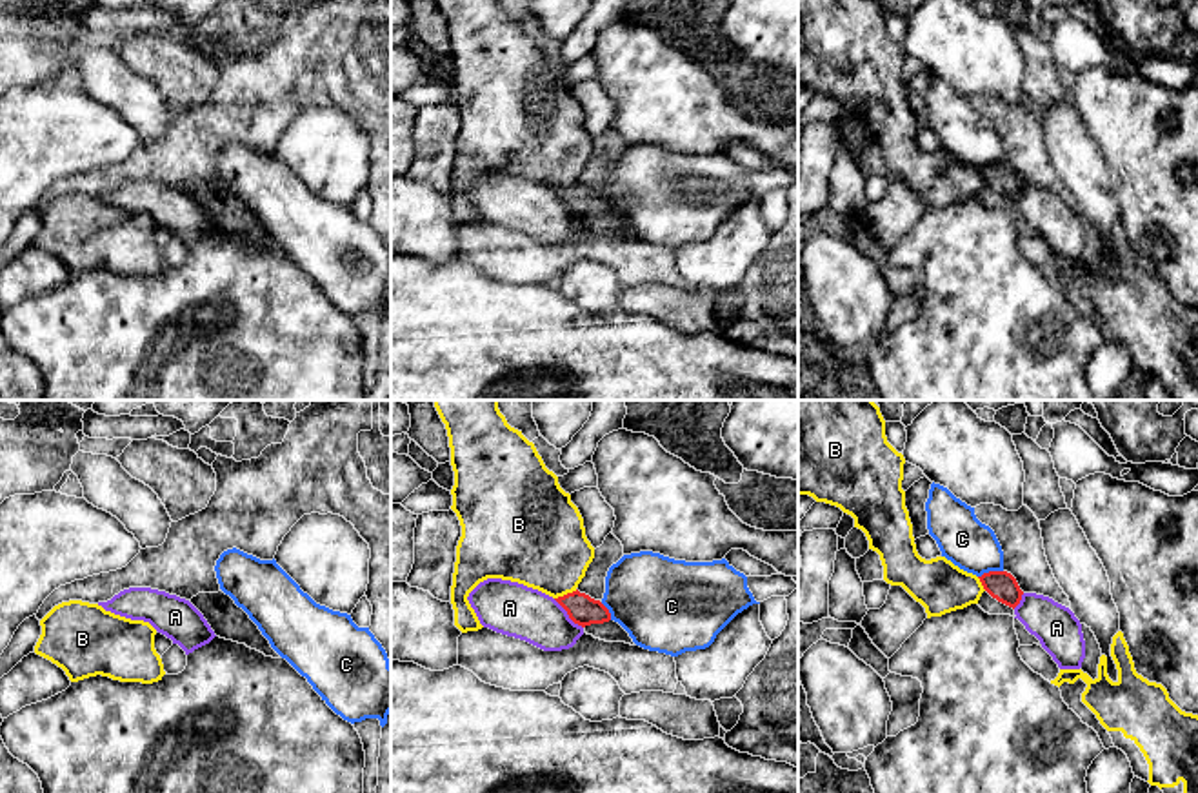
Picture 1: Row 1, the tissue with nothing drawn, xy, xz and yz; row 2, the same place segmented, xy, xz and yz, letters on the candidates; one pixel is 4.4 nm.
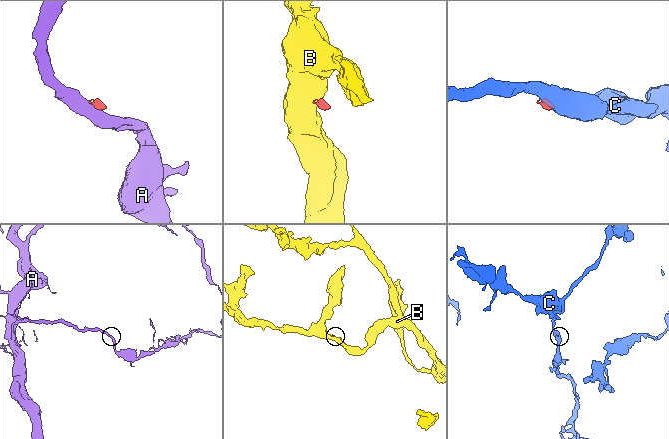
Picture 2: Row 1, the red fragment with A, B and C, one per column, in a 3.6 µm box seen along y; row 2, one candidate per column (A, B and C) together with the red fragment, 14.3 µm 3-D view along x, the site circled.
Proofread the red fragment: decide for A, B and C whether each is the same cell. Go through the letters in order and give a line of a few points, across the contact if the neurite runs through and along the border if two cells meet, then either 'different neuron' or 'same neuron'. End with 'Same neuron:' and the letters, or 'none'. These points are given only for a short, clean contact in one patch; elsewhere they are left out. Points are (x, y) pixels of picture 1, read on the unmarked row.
A: line xz (553, 191), (582, 220); different neuron
B: line xz (577, 182), (555, 191); different neuron
C: line yz (1002, 162), (991, 162), (978, 170); different neuron
Same neuron: none

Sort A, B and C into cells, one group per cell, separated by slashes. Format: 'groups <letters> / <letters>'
groups A / B / C

